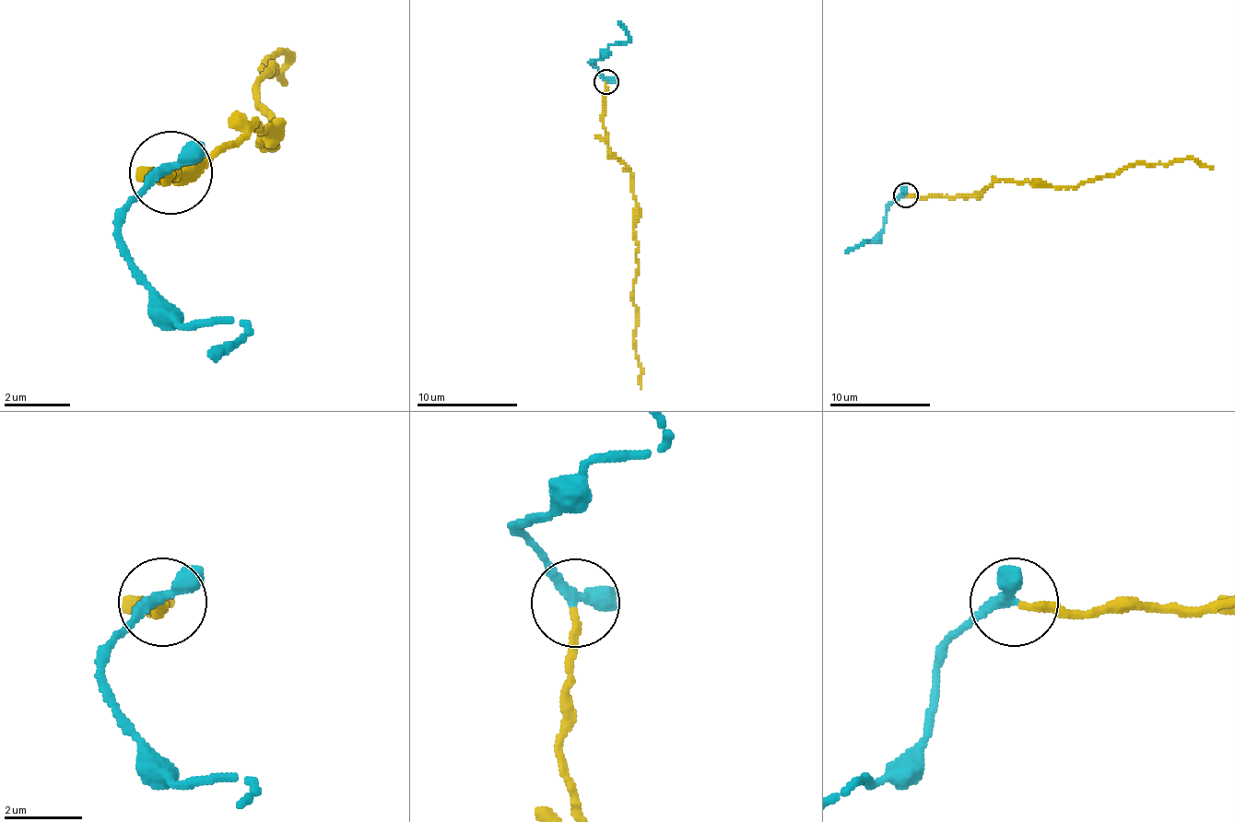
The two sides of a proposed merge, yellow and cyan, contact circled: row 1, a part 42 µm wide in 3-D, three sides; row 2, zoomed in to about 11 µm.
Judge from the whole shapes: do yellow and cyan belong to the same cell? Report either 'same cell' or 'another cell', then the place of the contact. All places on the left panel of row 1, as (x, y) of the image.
same cell; at (170, 172)

